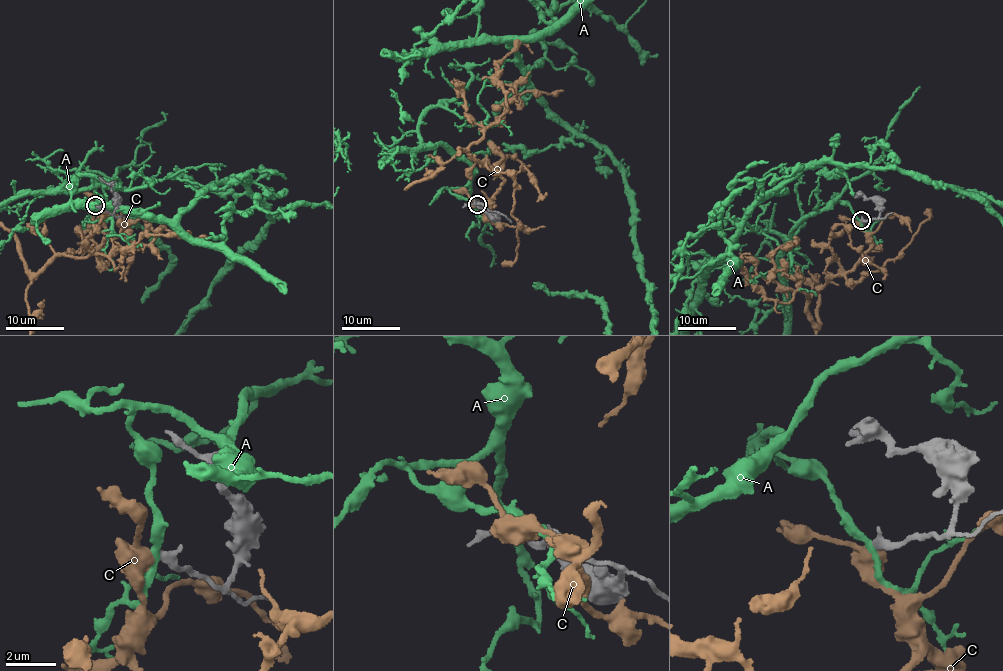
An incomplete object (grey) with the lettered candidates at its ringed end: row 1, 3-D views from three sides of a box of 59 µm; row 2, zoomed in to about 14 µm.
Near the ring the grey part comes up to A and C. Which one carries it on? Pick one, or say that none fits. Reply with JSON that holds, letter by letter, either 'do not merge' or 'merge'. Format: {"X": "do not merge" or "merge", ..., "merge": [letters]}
{"A": "do not merge", "C": "do not merge", "merge": []}

